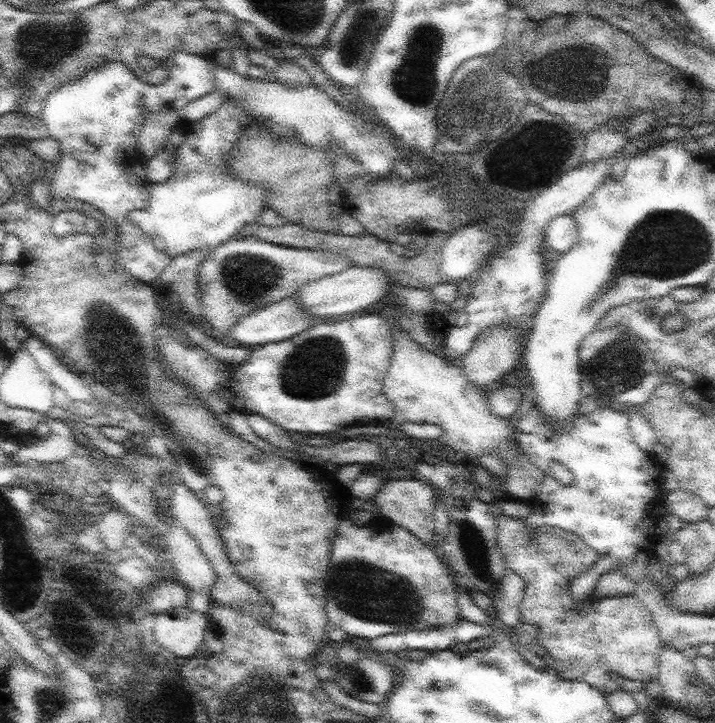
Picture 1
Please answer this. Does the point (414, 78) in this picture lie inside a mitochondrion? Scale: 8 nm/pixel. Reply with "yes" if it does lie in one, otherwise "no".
yes

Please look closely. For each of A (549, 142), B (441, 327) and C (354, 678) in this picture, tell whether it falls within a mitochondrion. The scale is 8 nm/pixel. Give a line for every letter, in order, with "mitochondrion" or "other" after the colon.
A: mitochondrion
B: other
C: mitochondrion

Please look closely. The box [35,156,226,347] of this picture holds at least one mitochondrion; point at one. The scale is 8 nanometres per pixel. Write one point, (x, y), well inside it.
(99, 316)

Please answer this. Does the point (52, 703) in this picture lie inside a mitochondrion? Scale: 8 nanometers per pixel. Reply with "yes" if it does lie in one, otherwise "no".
yes

